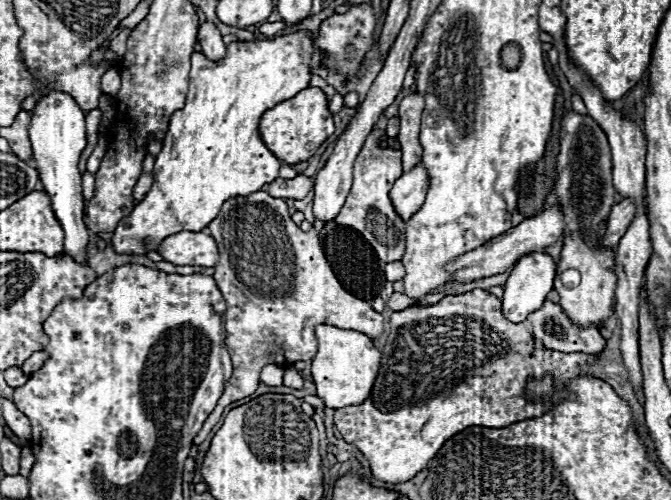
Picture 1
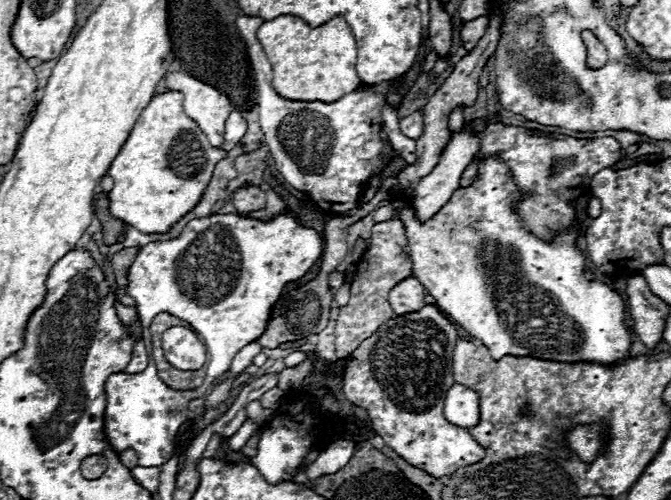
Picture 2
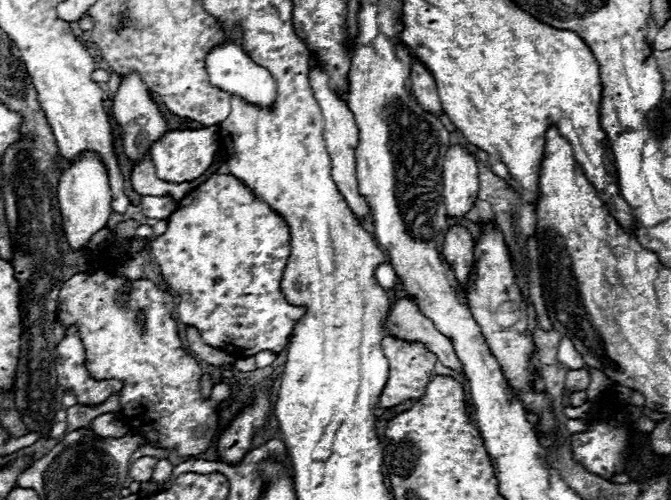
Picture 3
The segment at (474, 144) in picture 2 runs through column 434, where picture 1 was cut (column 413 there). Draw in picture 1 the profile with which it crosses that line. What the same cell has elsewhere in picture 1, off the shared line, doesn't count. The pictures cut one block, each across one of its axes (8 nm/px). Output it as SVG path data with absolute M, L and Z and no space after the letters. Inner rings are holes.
M416 164L412 170L404 172L390 190L390 200L396 208L396 212L402 216L402 220L408 220L426 198L428 190L428 170L424 170L424 164Z

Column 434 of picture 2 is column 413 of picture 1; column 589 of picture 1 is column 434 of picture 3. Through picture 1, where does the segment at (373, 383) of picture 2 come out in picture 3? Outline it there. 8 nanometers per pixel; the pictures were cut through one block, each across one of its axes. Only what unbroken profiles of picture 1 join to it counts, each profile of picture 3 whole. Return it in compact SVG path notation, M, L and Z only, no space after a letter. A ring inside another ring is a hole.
M384 336L382 340L382 352L388 358L390 364L390 374L388 374L388 382L382 390L380 396L380 408L392 408L398 406L406 400L418 400L424 396L424 390L428 386L428 382L434 378L434 364L436 364L436 354L432 354L424 344L408 344L404 340L396 340L390 336Z

